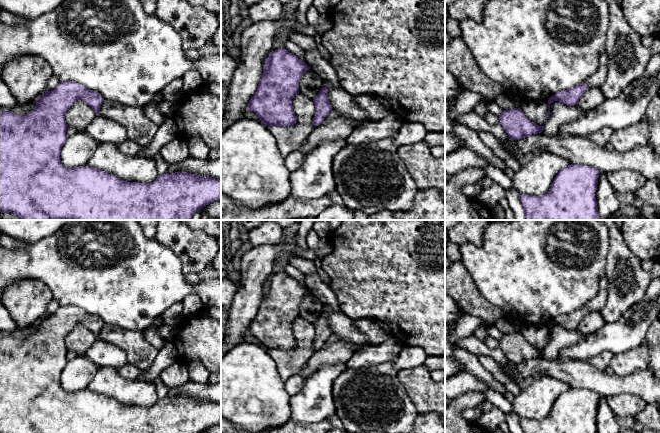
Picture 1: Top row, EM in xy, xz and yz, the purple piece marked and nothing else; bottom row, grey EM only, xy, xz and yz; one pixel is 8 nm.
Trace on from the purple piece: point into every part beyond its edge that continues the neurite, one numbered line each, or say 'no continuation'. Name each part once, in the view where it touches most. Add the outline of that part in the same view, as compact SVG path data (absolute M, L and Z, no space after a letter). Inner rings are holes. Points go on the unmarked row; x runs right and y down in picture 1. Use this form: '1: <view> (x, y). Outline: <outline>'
1: yz (597, 303). Outline: M607 289L600 290L599 293L585 305L585 308L587 309L588 312L591 311L600 312L606 303L607 296L608 296Z

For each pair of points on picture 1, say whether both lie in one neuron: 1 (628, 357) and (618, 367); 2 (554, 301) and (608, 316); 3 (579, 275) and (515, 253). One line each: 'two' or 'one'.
1: one
2: two
3: one

